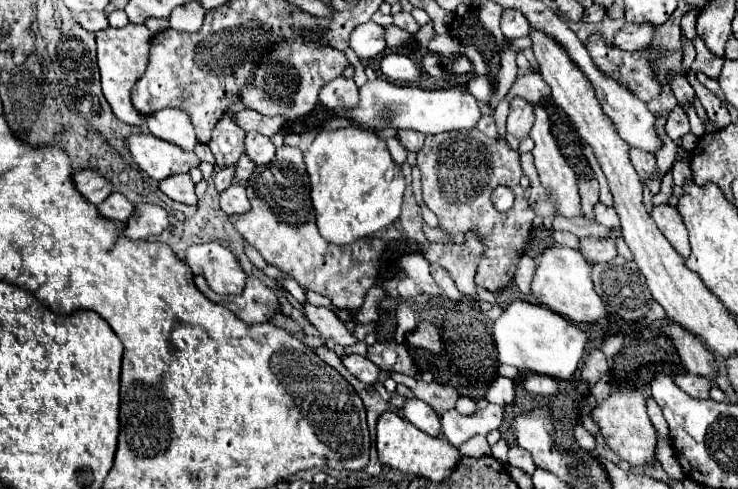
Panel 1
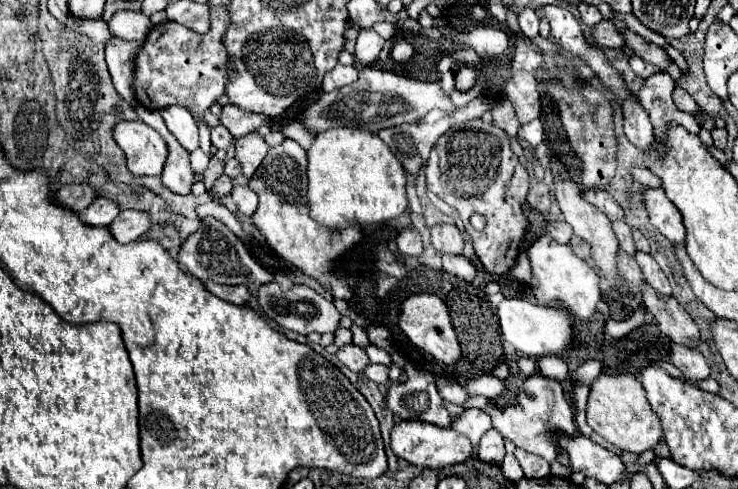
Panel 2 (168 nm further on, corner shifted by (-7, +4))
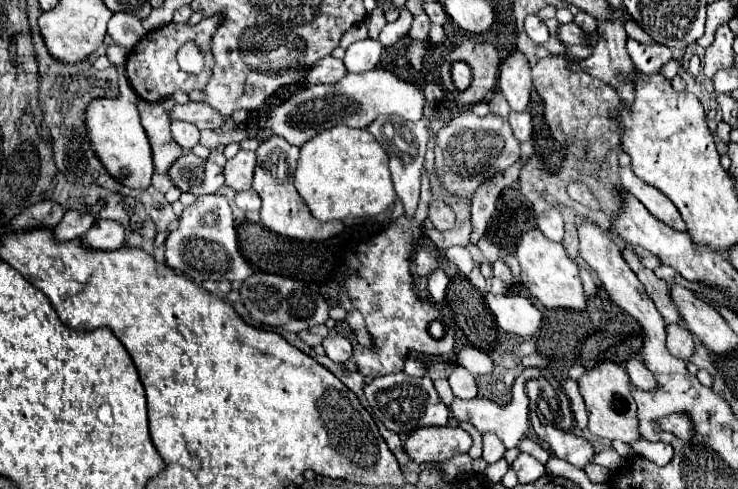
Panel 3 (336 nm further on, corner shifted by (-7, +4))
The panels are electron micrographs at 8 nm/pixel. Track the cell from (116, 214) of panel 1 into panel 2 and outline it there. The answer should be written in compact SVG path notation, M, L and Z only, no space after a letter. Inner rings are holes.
M97 197L93 201L93 205L89 205L85 211L79 213L79 217L87 225L101 227L101 225L111 225L113 219L119 215L119 211L121 209L119 209L117 201L111 201L109 197Z

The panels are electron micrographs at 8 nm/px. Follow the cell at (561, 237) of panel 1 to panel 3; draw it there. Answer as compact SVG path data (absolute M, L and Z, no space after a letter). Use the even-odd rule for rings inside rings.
M549 209L537 217L537 227L551 241L563 239L563 217L557 209Z

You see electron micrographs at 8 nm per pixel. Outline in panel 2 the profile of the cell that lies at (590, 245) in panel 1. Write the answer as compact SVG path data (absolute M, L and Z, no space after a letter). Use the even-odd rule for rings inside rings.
M573 237L573 239L571 239L571 247L575 249L575 253L577 253L581 259L585 259L587 263L591 263L591 245L589 245L587 241L583 241L581 237Z

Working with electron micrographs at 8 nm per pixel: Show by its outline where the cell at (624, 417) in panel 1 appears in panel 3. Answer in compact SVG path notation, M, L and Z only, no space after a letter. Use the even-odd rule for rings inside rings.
M603 361L597 367L589 369L583 377L579 377L579 391L585 399L587 405L587 413L589 413L589 423L587 429L603 439L619 439L623 443L631 443L635 439L639 439L639 431L637 431L637 407L635 401L629 393L629 377L627 371L613 363L613 361Z

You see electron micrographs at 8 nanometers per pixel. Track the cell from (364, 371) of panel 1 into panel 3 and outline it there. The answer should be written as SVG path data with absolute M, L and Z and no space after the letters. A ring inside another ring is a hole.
M335 329L329 331L329 335L323 339L321 345L325 347L327 357L333 359L333 361L337 361L337 363L343 363L343 361L347 361L351 357L353 345L345 337L341 337Z

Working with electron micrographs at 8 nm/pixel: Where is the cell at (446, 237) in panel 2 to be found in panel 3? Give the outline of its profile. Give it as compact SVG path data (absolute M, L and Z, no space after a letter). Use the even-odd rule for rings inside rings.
M435 199L431 205L429 205L429 221L435 225L435 229L439 231L445 231L449 227L454 225L455 214L453 209L443 203L441 199Z

